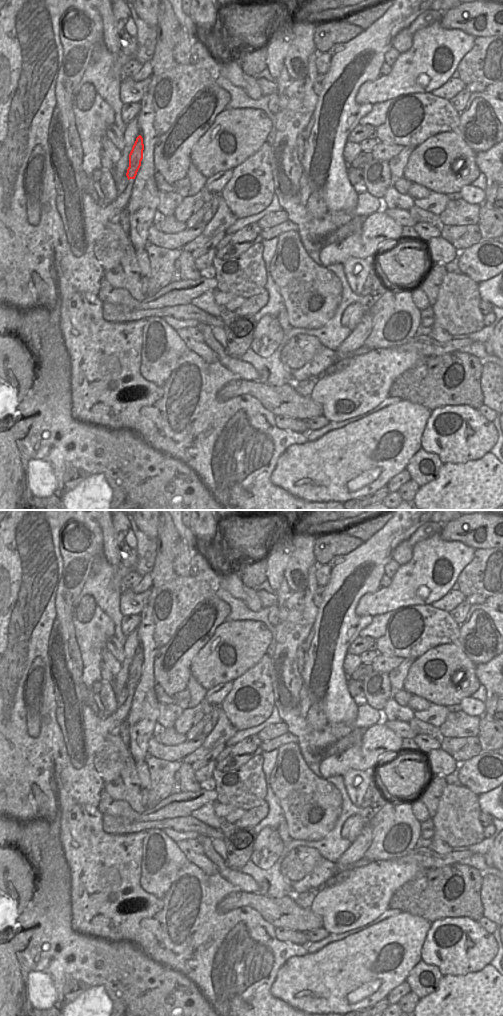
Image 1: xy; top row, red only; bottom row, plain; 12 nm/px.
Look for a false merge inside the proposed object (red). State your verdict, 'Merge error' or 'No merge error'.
No merge error.

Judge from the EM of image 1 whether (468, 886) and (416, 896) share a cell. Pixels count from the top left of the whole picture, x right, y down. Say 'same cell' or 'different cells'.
same cell

